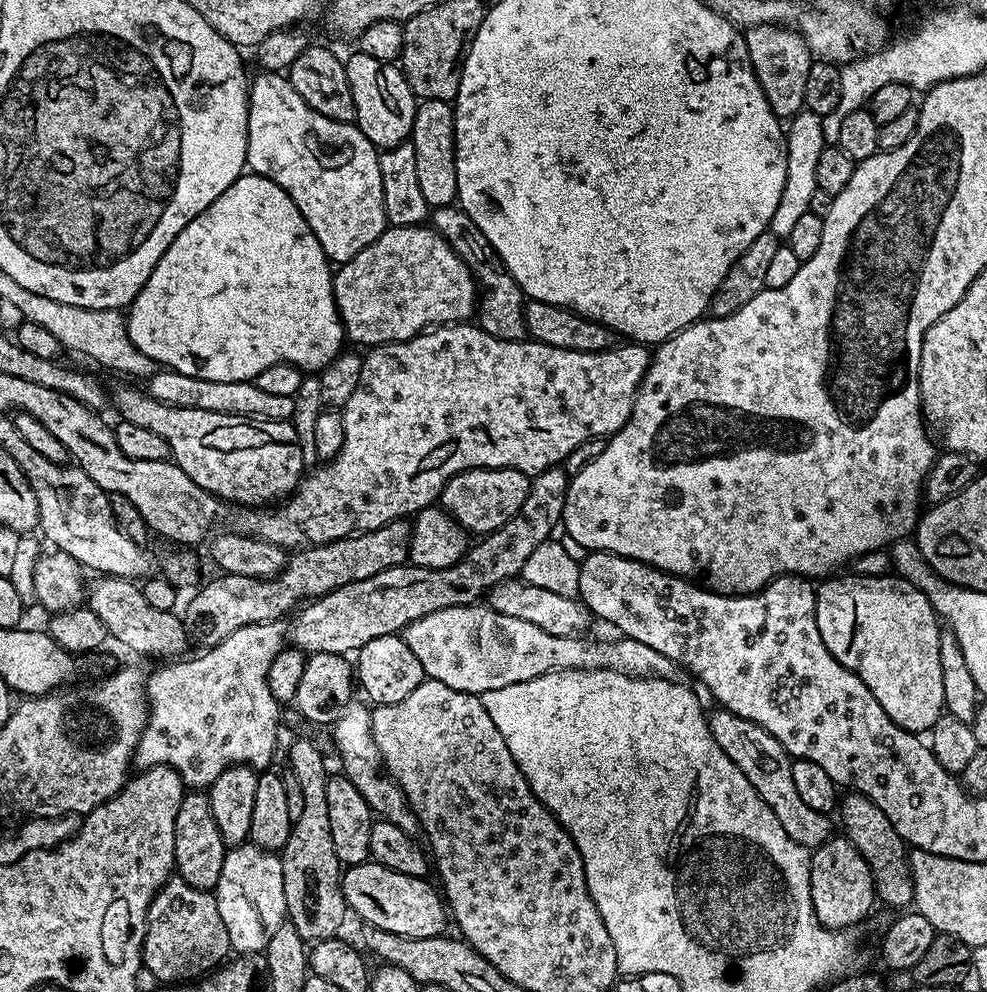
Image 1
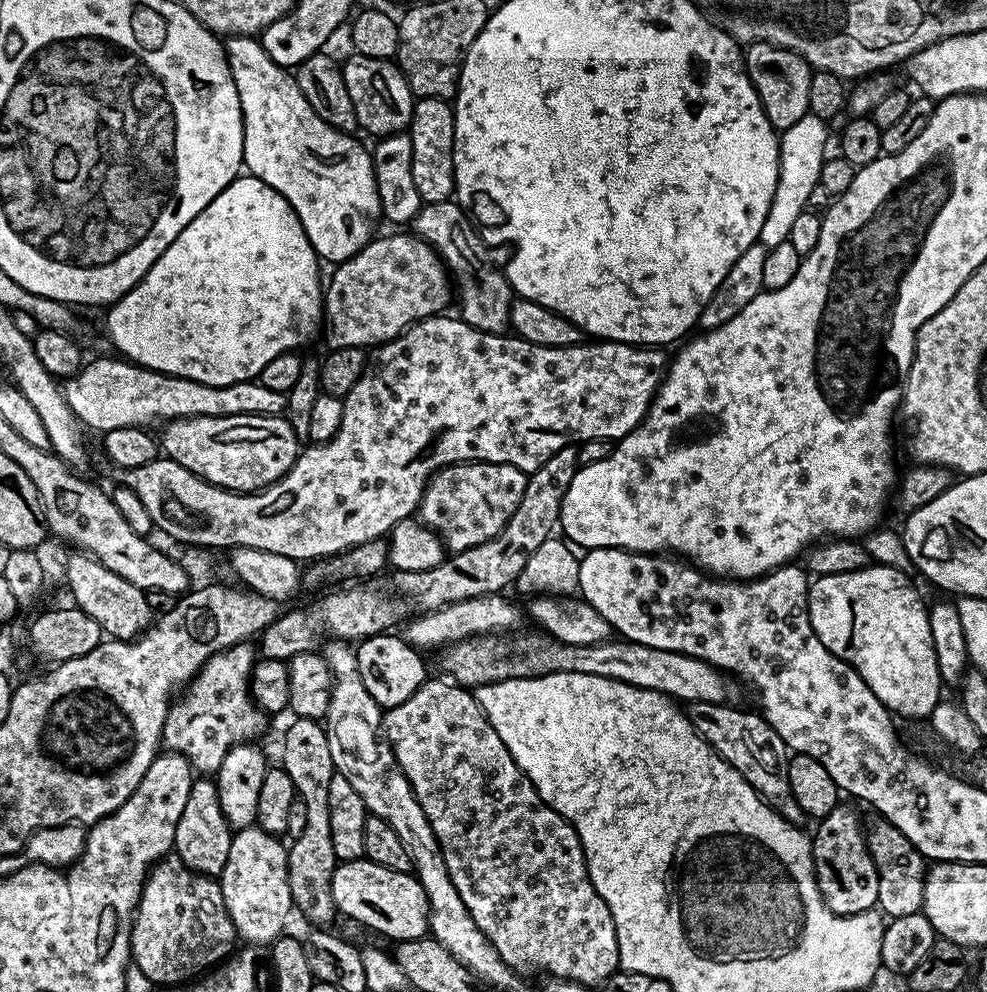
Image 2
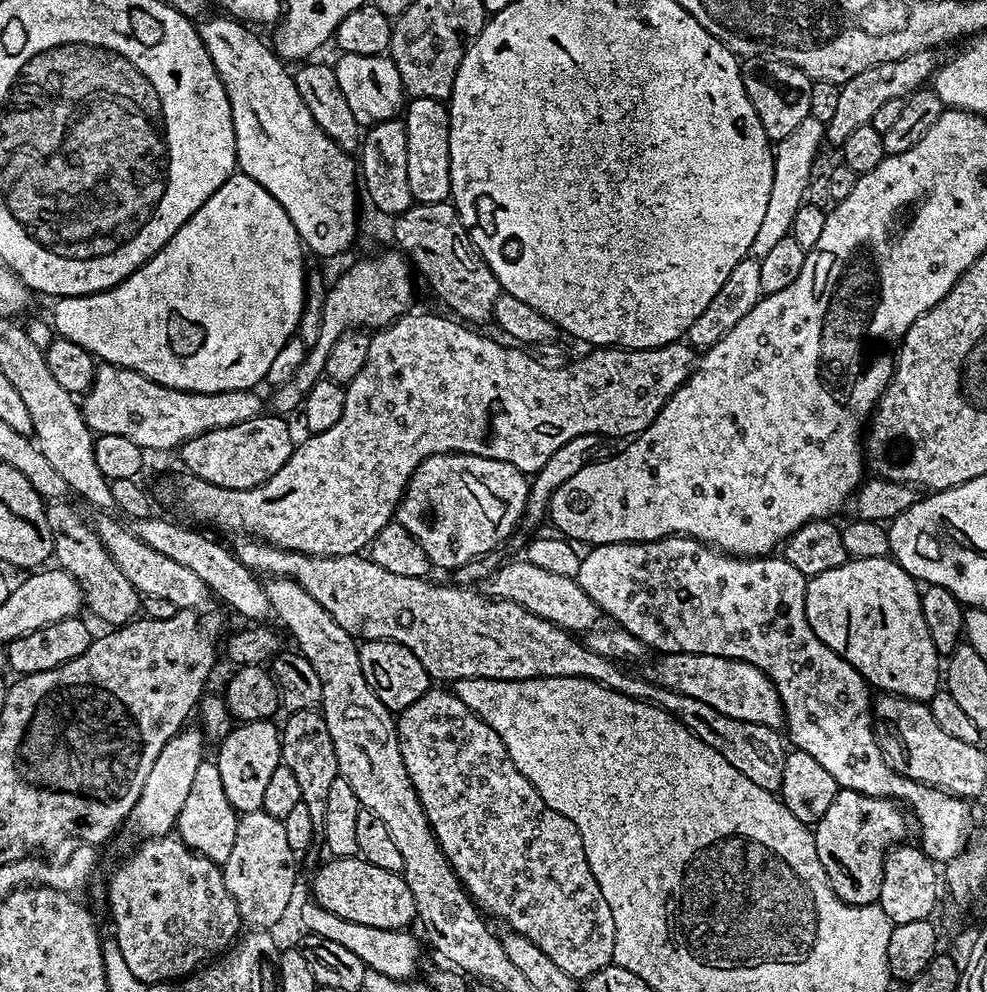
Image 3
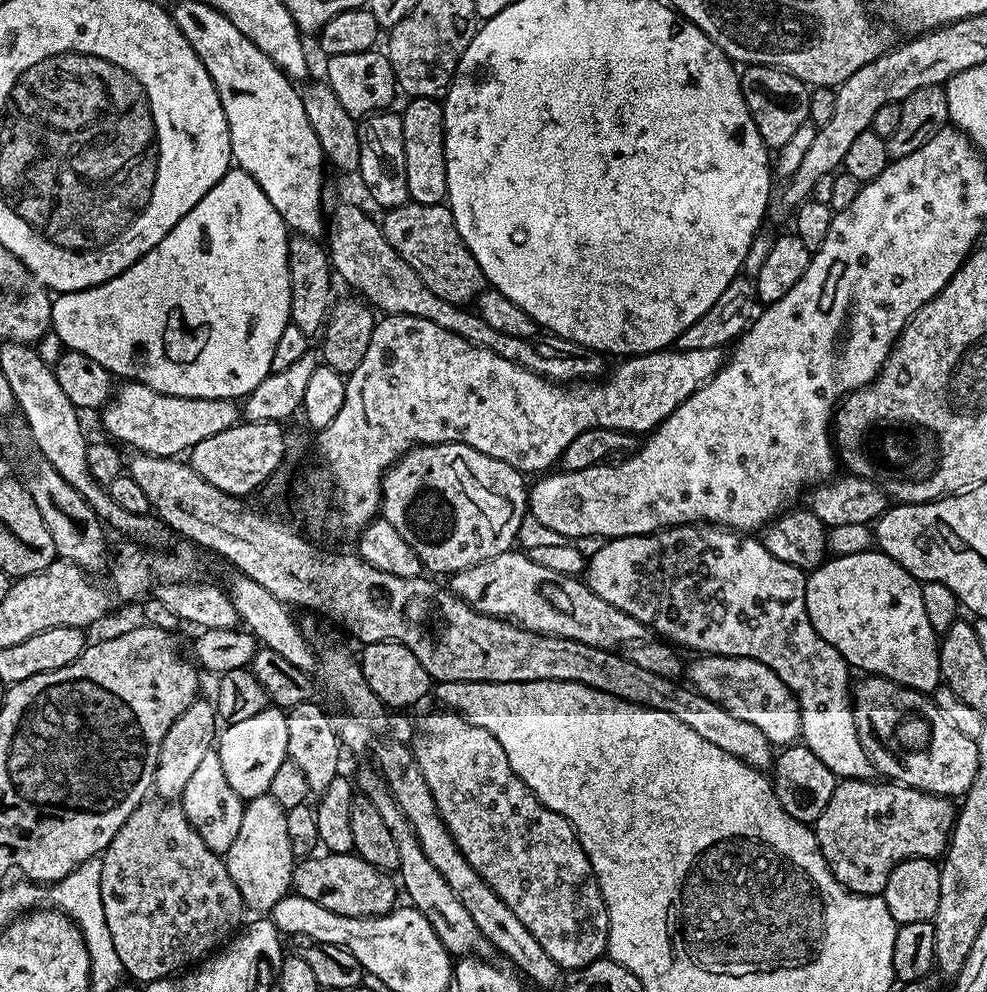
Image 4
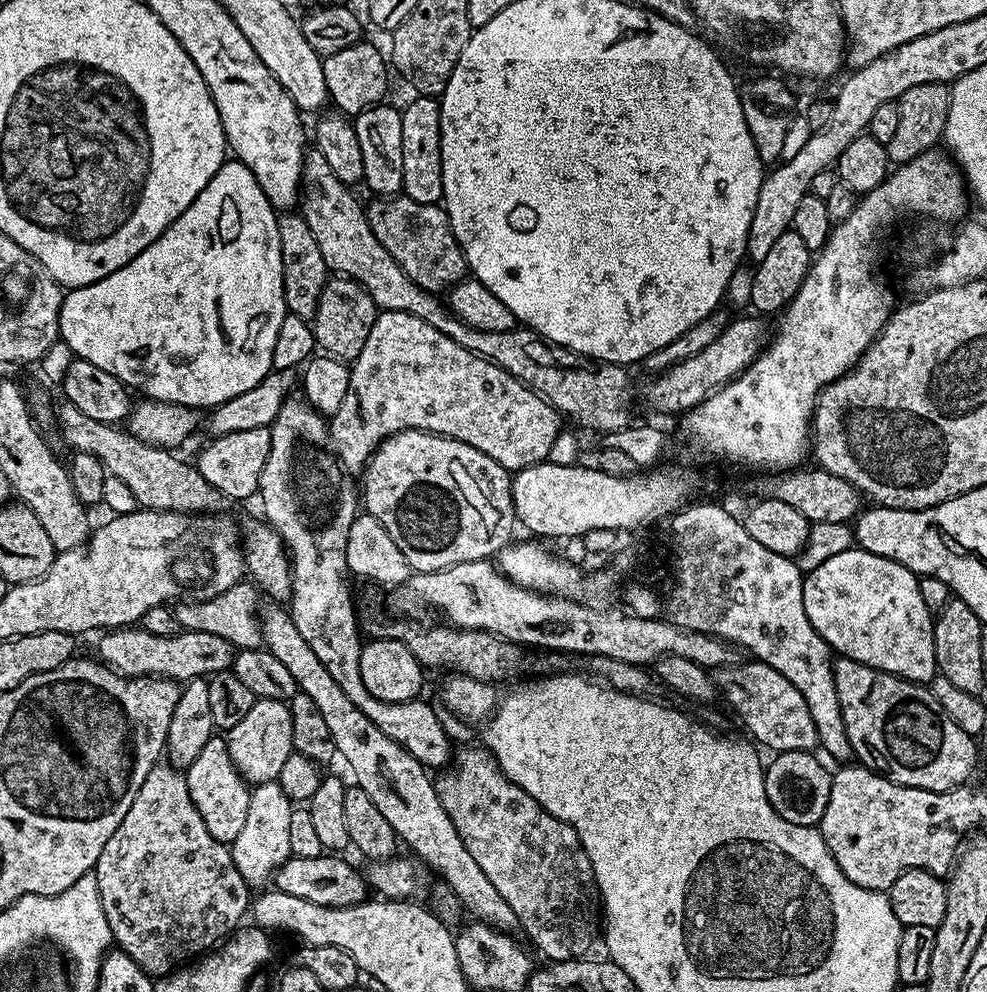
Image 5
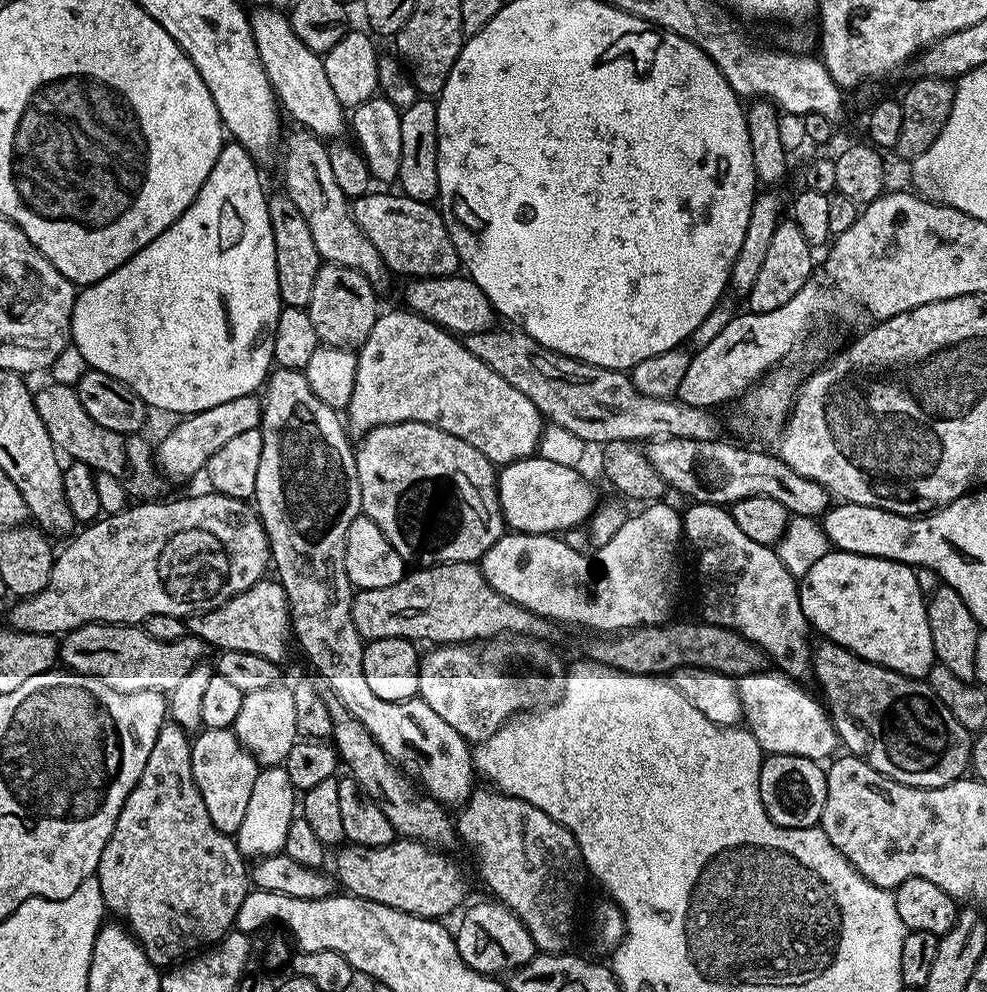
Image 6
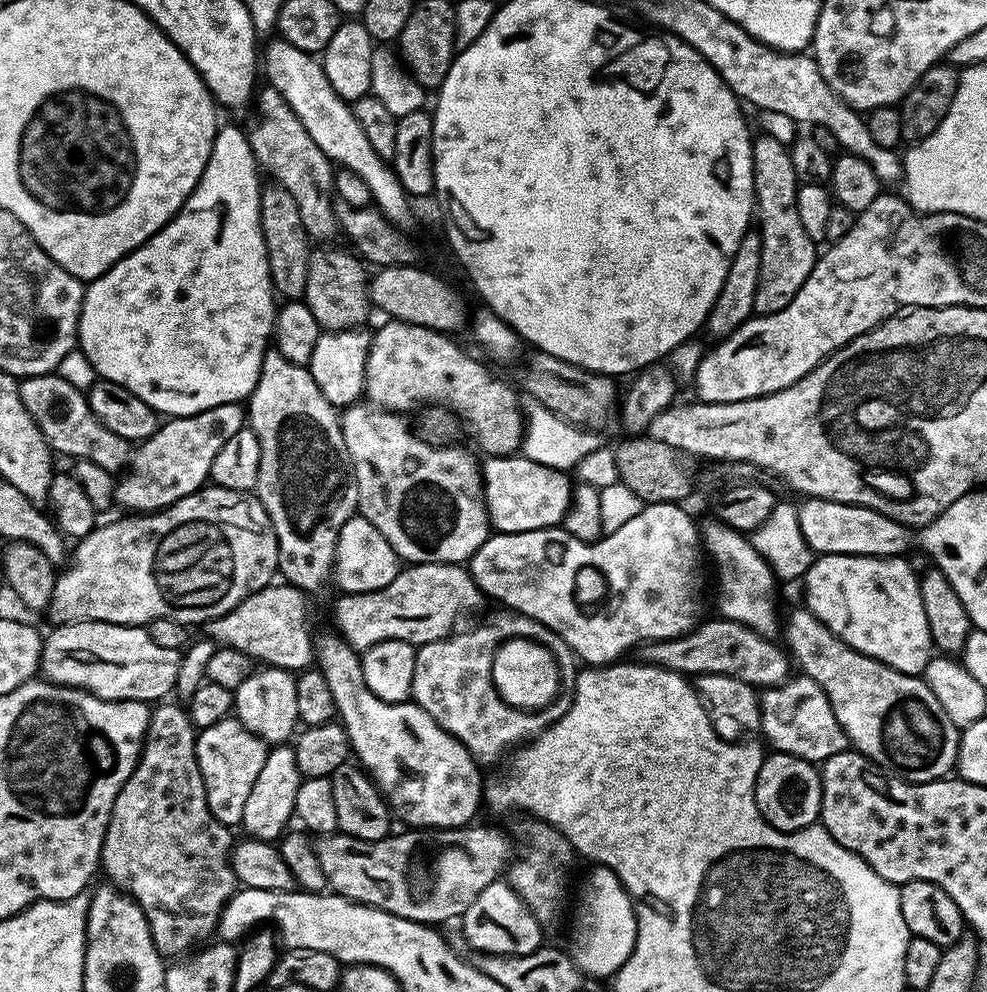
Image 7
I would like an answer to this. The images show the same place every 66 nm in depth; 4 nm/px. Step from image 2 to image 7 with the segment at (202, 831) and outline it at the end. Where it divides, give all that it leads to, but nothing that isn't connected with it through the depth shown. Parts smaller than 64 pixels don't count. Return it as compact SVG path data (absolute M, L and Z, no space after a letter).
M232 714L214 722L214 726L199 729L196 738L198 770L206 786L206 802L210 806L210 814L214 814L218 822L236 826L243 821L250 790L254 790L254 782L258 782L262 766L266 766L269 751L269 745L246 730L244 723Z

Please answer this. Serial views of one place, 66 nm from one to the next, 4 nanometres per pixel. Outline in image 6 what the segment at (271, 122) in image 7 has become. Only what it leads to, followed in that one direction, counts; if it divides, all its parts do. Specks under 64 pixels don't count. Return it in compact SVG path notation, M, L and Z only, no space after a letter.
M307 130L295 131L290 133L289 136L287 133L282 140L282 152L284 148L284 186L282 188L294 204L298 206L299 213L306 218L306 223L310 226L311 237L314 238L314 245L317 247L321 261L346 266L350 270L358 270L358 274L366 277L373 288L383 290L388 284L388 279L390 279L389 270L382 262L382 254L378 254L378 250L374 250L370 238L366 238L366 234L362 234L358 222L354 222L349 197L342 194L341 188L338 187L338 181L332 173L325 141L314 135L313 132Z

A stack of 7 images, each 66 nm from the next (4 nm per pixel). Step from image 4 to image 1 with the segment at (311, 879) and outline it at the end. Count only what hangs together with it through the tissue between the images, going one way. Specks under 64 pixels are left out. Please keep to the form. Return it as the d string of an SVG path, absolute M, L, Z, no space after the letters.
M365 862L363 864L354 864L351 865L343 873L342 876L342 883L344 886L344 903L347 905L349 909L352 908L354 911L357 912L358 915L361 916L362 919L368 920L364 921L367 922L371 927L374 928L381 928L382 930L390 930L394 934L402 934L406 938L434 938L435 936L441 935L445 931L444 928L444 916L446 920L446 912L445 909L442 907L442 896L439 891L436 892L434 889L431 888L430 885L428 885L429 881L425 879L423 876L411 876L410 874L398 874L398 870L386 870L386 866L382 866L381 864L373 864L371 862Z

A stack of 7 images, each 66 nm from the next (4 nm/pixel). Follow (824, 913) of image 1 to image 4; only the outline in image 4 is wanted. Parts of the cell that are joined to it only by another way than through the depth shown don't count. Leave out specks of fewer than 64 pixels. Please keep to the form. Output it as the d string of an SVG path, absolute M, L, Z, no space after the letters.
M872 778L866 780L841 779L837 783L834 794L830 794L830 802L826 802L826 810L822 810L822 814L818 817L814 825L816 841L822 850L822 858L826 858L826 866L830 866L834 878L838 878L841 886L850 892L858 893L859 896L881 895L886 886L886 878L890 878L890 870L894 870L894 866L898 866L903 860L913 860L919 856L924 860L936 860L937 858L943 857L952 834L952 826L956 823L957 809L954 807L951 799L943 796L933 796L931 792L919 792L917 788L908 788L904 784L897 784L895 782L880 782L884 784L875 784L874 781L875 779Z

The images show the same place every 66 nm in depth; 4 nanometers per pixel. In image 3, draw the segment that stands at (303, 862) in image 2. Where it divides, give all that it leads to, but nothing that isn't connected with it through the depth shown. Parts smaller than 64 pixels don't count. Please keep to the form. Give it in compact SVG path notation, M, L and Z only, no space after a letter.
M307 708L288 712L286 718L288 721L280 728L280 758L294 773L300 791L300 802L305 803L310 810L314 824L320 826L323 825L326 814L326 797L330 795L330 785L340 774L334 742L330 739L330 730L319 711Z

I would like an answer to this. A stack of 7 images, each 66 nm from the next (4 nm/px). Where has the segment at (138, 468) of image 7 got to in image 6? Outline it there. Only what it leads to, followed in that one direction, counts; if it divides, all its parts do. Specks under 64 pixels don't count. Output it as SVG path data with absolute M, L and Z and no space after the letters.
M253 394L242 398L233 398L230 402L222 402L222 406L210 406L210 410L194 412L183 417L177 428L172 428L154 448L154 459L165 477L173 476L176 480L188 480L191 476L201 475L208 459L226 446L230 438L237 434L246 434L246 430L260 427L262 400Z

